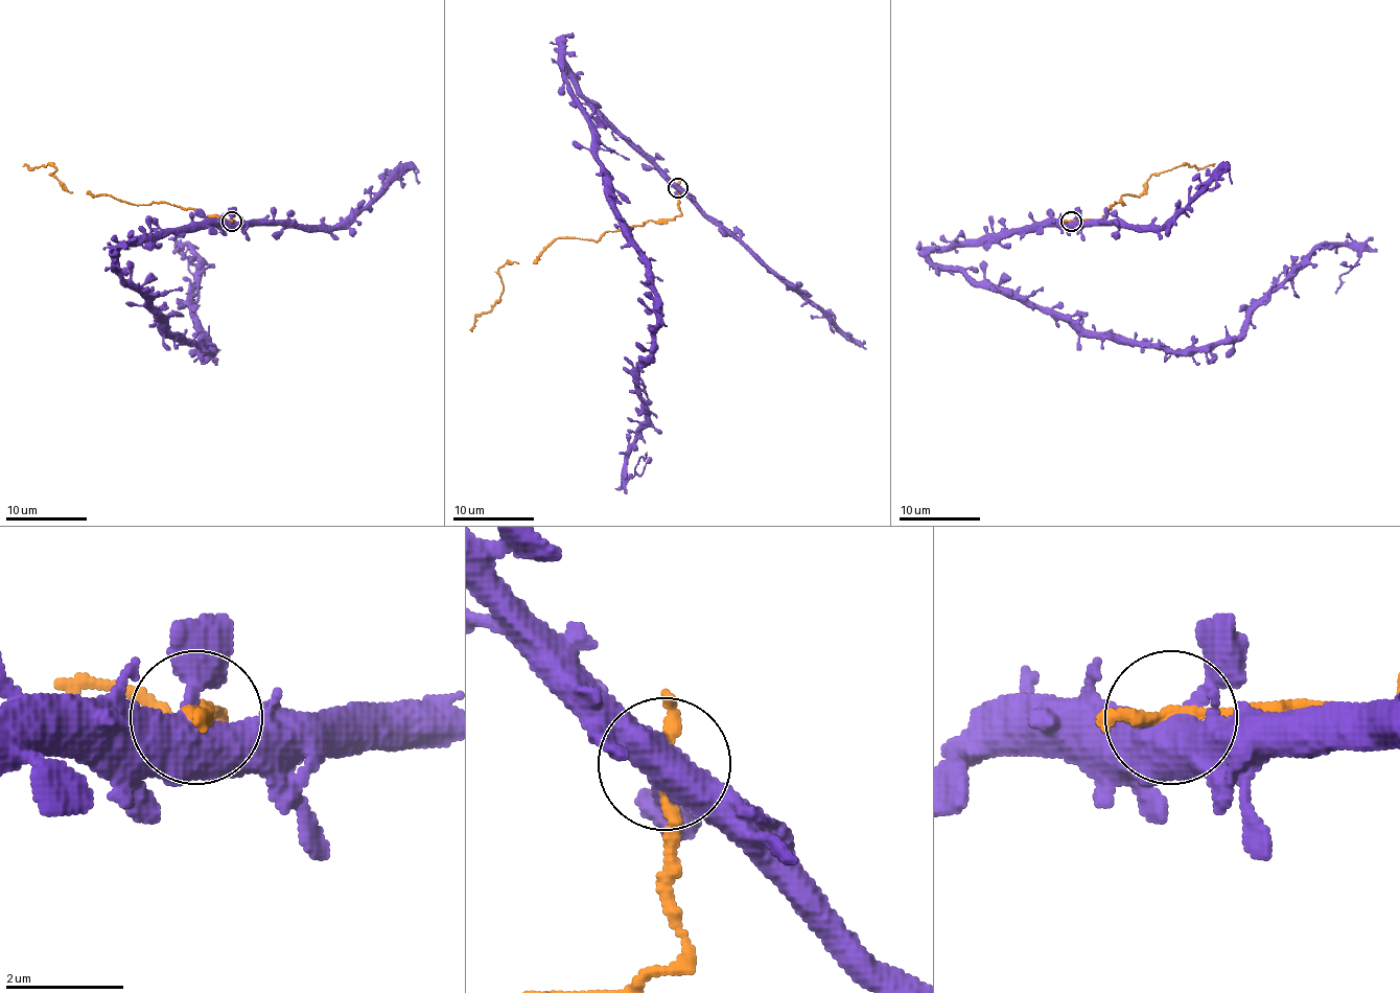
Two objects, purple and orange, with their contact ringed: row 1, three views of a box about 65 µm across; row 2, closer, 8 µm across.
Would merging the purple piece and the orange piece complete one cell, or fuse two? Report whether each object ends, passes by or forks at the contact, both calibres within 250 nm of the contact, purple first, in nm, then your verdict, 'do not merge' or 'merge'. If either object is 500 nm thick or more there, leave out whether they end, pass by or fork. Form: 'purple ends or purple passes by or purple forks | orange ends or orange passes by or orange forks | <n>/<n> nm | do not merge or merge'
purple forks | orange ends | 480/260 nm | do not merge

